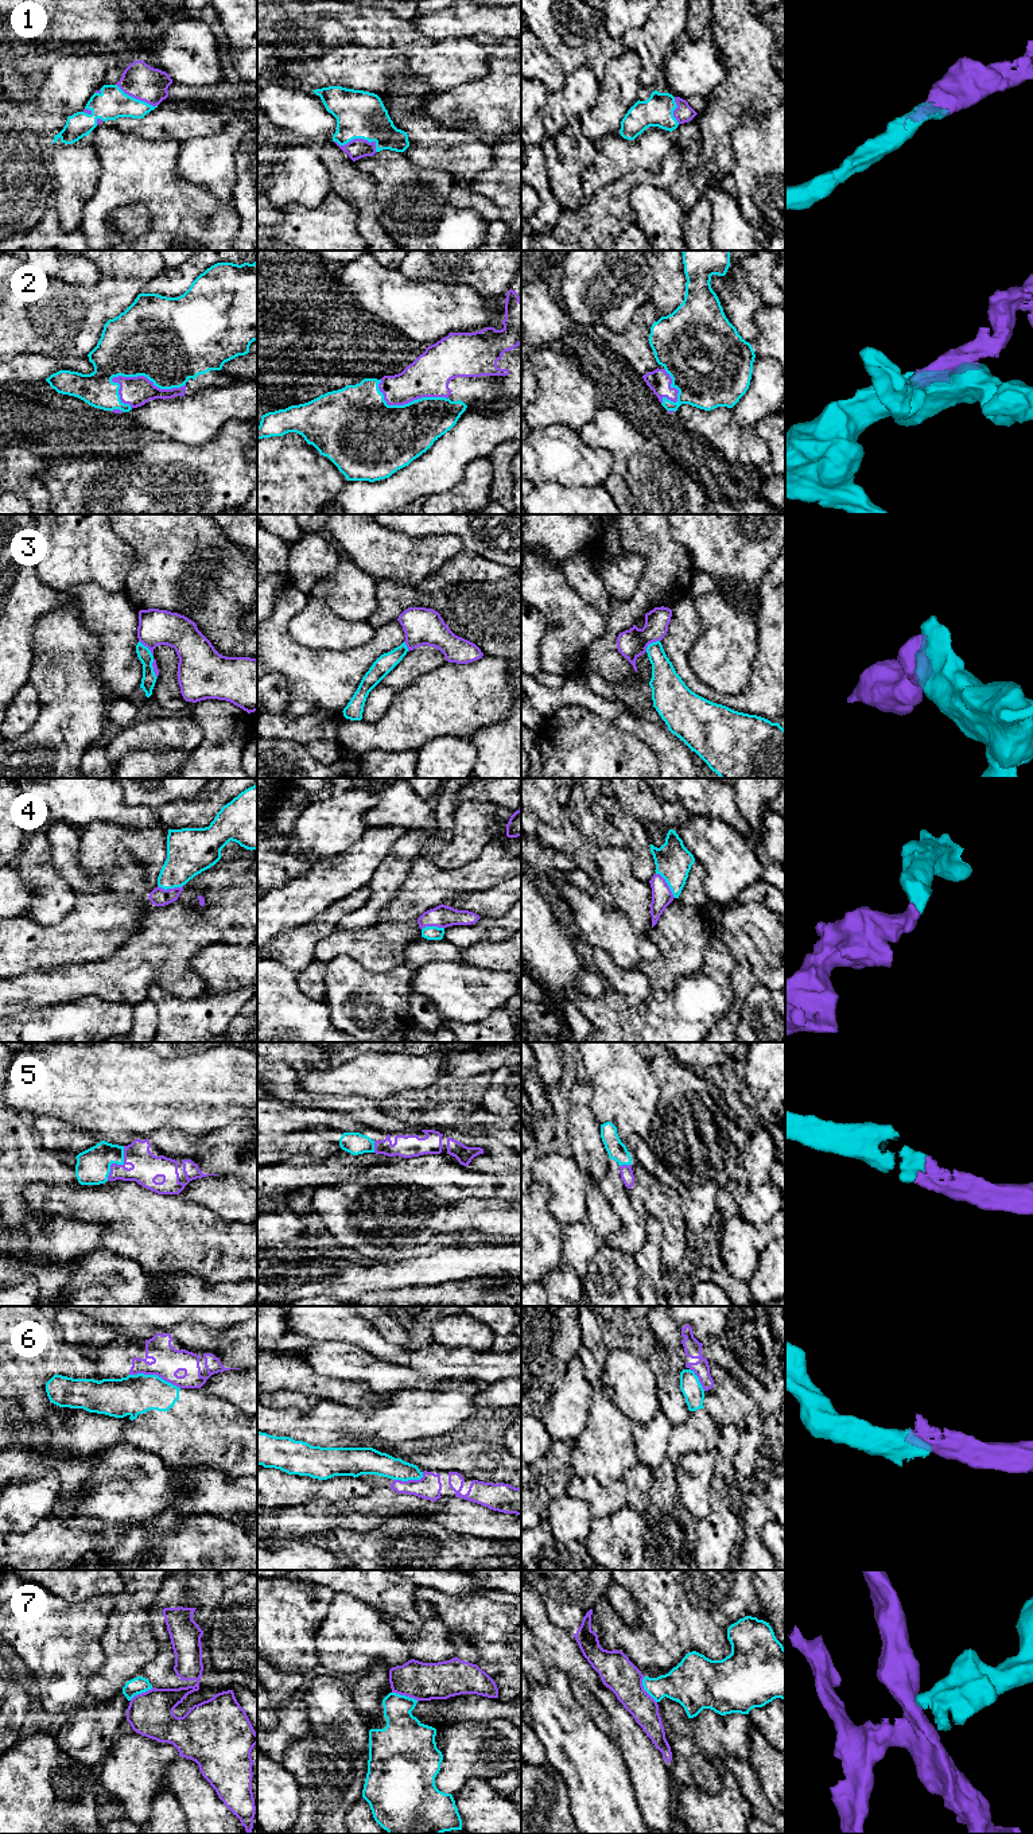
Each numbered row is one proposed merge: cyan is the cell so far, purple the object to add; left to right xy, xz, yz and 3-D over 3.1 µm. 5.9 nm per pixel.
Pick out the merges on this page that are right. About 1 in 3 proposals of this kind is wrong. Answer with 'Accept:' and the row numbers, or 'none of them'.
Accept: 1, 2, 4, 5

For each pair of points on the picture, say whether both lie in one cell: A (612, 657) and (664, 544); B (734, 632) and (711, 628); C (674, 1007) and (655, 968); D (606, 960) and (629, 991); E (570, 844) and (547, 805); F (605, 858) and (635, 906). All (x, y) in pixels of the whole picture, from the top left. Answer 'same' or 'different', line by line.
A: same
B: same
C: different
D: same
E: same
F: same

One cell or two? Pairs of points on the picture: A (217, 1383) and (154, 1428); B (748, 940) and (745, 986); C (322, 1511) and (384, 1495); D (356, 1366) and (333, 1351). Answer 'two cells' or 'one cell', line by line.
A: two cells
B: one cell
C: one cell
D: one cell

